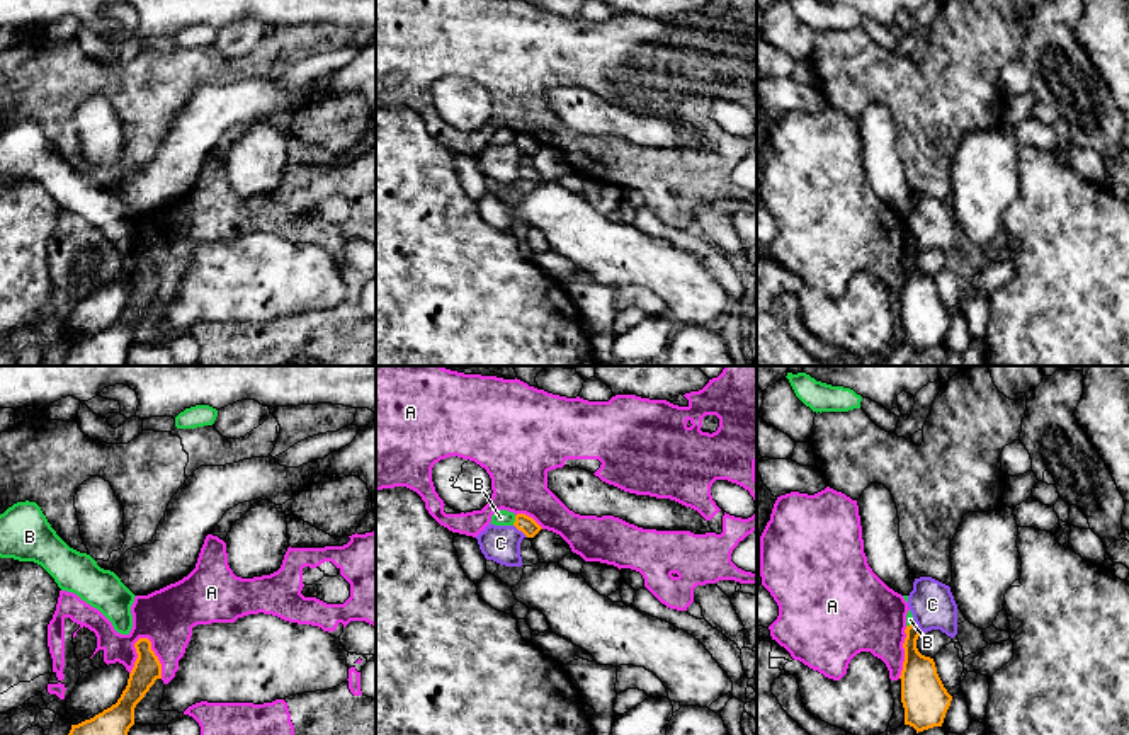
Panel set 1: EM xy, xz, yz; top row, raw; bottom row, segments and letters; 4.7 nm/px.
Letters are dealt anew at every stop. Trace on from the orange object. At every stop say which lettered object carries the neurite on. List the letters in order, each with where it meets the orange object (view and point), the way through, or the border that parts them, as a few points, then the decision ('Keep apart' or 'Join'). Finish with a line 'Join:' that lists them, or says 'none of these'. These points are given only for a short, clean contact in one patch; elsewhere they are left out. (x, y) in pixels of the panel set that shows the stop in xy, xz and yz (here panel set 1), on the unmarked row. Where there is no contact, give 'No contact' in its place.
A: Touches orange at xy (155, 274). Boundary: xy (140, 256), (150, 261), (150, 267), (160, 283), (162, 296). Keep apart
B: Touches orange at xz (516, 140). Boundary: xz (516, 135), (512, 143). Keep apart
C: Touches orange at xz (521, 148). Boundary: xz (514, 143), (527, 155). Keep apart
Join: none of these

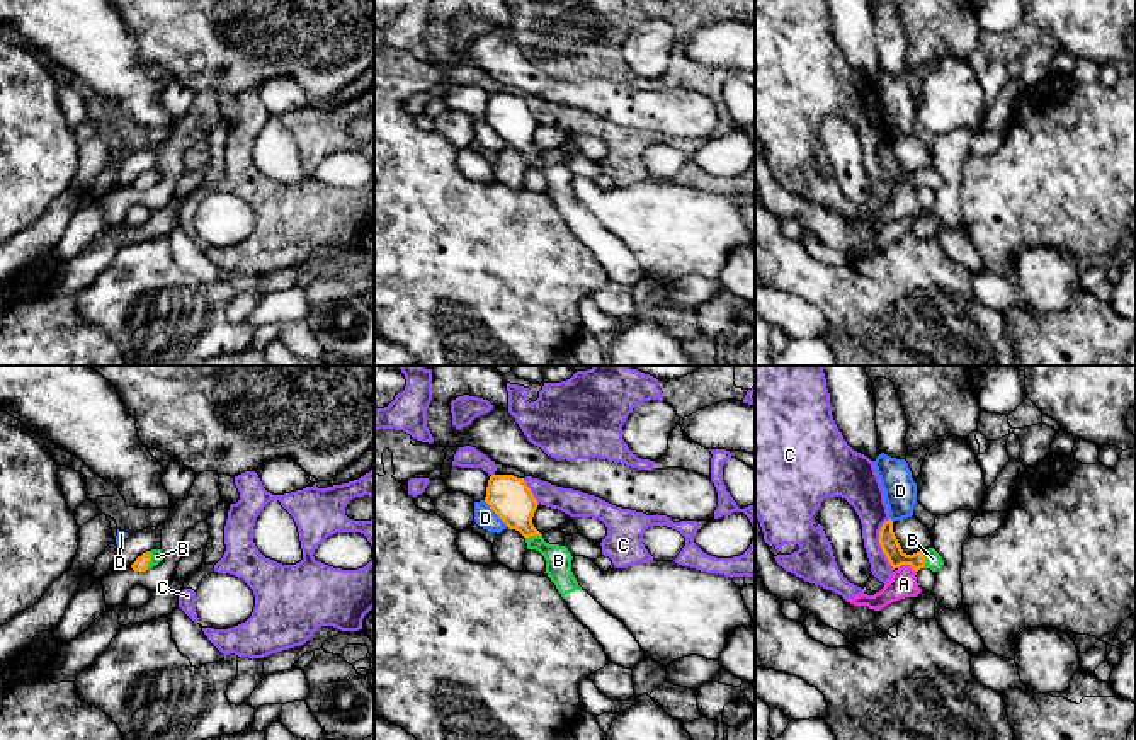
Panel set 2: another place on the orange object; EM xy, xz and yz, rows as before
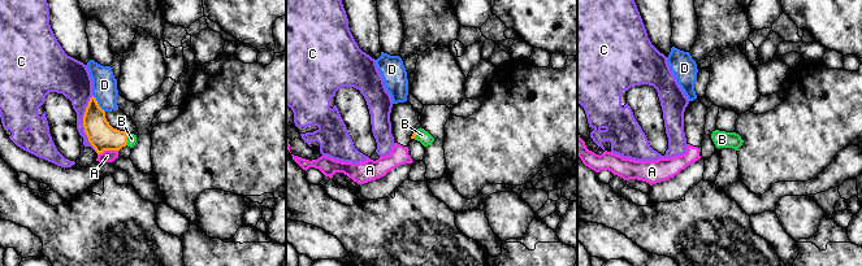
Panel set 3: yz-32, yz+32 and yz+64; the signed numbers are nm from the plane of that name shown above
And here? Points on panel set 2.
A: Touches orange at yz (907, 182). Boundary: yz (897, 186), (908, 184), (915, 191). Keep apart
B: Touches orange at xy (150, 177). Path across: xy (142, 181), (150, 177), (157, 176). Join
C: Touches orange at yz (880, 162). Boundary: yz (886, 138), (880, 150), (880, 167), (893, 187). Keep apart
D: Touches orange at xz (495, 131). Keep apart
Join: B

